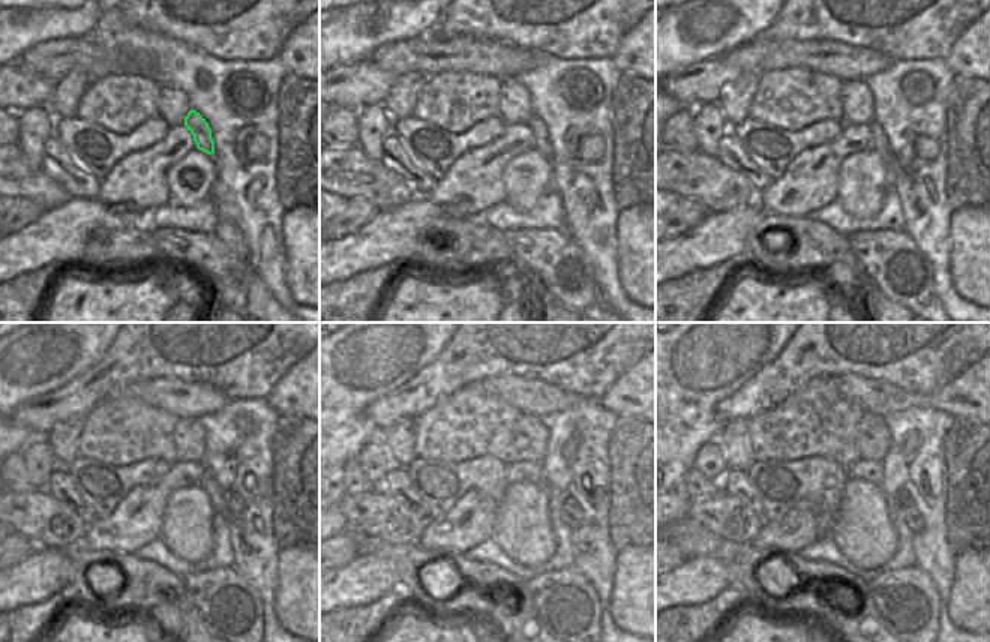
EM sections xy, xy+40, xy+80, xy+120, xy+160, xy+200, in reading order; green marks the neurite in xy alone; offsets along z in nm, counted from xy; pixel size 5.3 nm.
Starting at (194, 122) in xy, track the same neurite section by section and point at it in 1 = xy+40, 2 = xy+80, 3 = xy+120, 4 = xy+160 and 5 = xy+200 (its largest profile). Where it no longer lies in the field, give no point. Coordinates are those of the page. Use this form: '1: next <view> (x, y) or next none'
1: next xy+40 (540, 140)
2: next xy+80 (879, 143)
3: next xy+120 (216, 495)
4: next xy+160 (570, 510)
5: next xy+200 (912, 518)

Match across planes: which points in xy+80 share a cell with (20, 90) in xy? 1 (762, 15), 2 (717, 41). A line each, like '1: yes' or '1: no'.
1: no
2: no

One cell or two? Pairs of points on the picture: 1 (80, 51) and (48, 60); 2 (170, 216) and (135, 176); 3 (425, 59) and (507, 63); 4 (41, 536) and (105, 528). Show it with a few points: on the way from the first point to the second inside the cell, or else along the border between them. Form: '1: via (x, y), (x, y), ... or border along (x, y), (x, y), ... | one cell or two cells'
1: via (72, 54), (56, 59) | one cell
2: border along (168, 201), (146, 212) | two cells
3: via (446, 59), (486, 59) | one cell
4: border along (89, 527), (81, 540) | two cells

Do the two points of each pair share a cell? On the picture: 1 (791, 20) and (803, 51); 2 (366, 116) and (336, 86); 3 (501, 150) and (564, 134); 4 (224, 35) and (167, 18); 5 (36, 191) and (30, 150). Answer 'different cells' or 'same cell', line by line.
1: different cells
2: different cells
3: different cells
4: same cell
5: different cells

